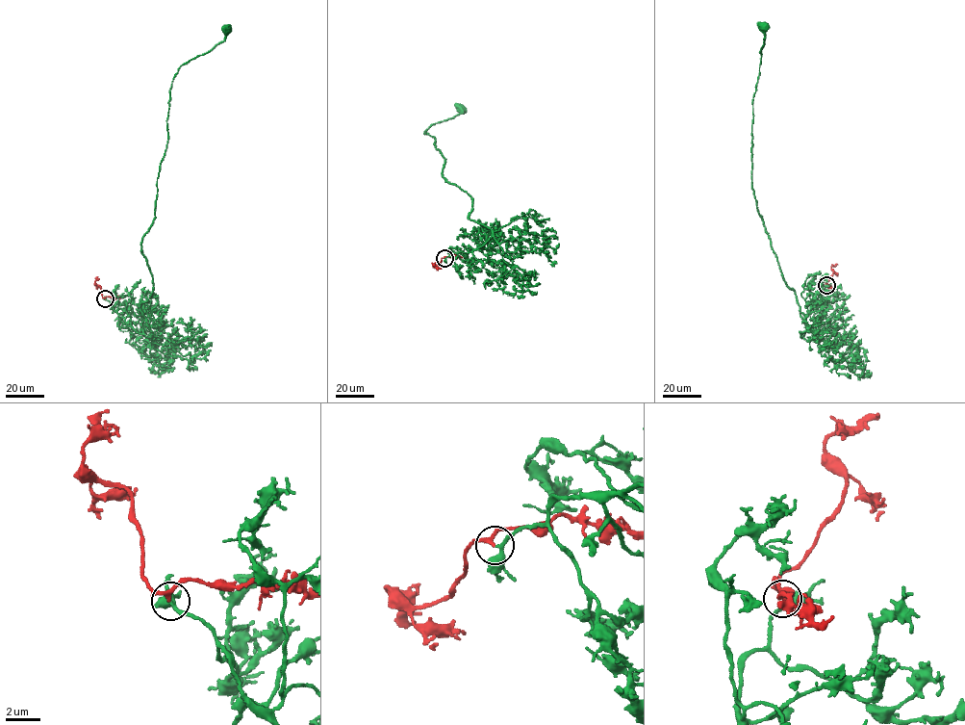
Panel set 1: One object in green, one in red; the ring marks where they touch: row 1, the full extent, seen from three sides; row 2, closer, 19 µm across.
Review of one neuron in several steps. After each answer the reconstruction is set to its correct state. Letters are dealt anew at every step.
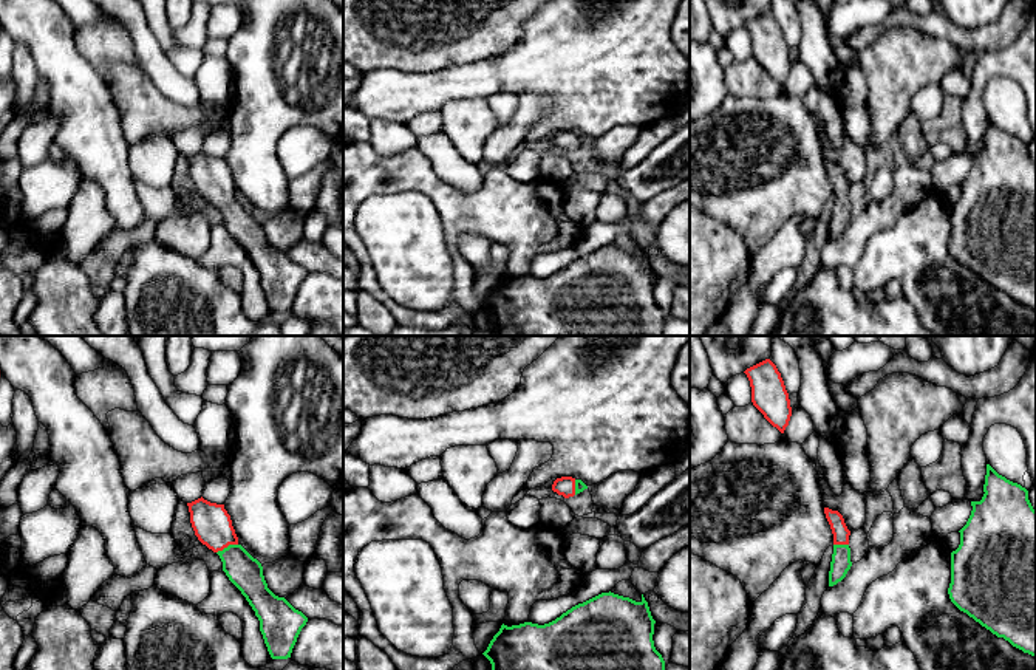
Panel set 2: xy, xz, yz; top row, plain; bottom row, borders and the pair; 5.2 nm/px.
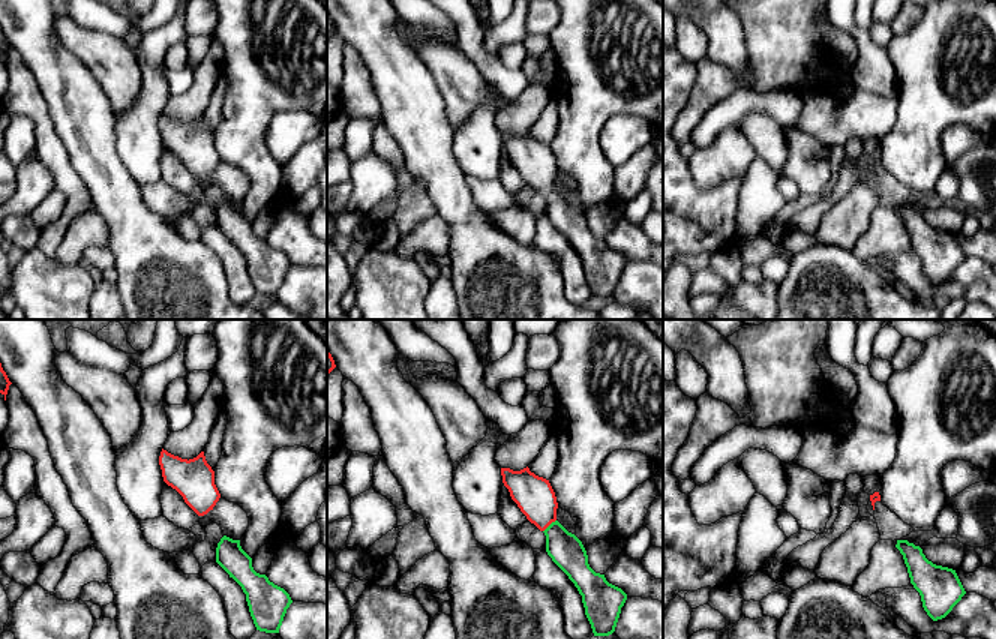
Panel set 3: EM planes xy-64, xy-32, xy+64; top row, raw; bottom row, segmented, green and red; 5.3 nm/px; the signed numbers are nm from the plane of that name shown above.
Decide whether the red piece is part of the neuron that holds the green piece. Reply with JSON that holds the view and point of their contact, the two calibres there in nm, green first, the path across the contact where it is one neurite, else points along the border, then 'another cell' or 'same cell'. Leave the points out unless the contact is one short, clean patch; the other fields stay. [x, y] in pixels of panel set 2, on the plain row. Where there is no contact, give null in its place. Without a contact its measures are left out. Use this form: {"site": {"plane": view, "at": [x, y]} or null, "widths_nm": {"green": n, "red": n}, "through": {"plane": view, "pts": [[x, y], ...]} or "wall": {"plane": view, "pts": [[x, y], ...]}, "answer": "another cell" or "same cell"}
{"site": {"plane": "xy", "at": [228, 200]}, "widths_nm": {"green": 180, "red": 200}, "through": {"plane": "xy", "pts": [[246, 226], [228, 200], [212, 178]]}, "answer": "same cell"}

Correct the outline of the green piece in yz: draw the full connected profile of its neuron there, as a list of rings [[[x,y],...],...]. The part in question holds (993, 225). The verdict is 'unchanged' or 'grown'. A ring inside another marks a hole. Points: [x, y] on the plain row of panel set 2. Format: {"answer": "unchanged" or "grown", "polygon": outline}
{"answer": "unchanged", "polygon": [[[987,118],[980,155],[959,184],[960,198],[951,206],[951,255],[997,291],[1036,309],[1036,164],[1028,144]]]}

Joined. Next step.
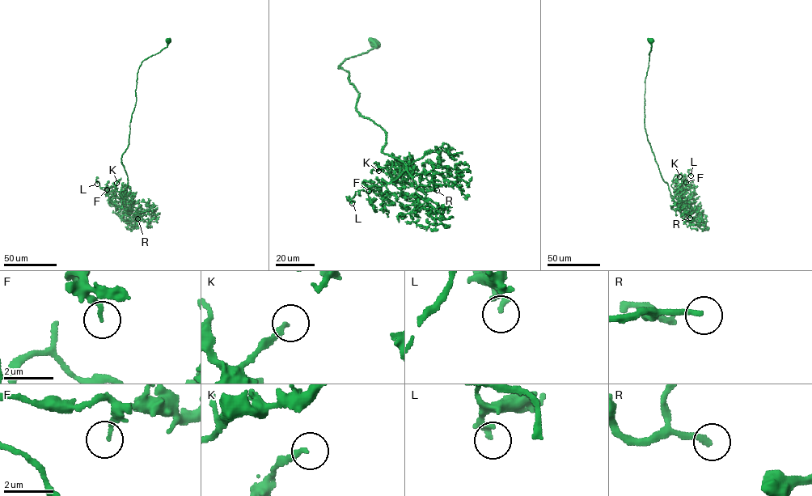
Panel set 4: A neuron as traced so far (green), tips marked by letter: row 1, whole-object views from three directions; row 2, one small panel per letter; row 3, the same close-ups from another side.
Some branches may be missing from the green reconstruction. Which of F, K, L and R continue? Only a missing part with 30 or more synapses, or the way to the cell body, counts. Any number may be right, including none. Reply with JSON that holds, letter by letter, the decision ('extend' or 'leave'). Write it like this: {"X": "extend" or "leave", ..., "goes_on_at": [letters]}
{"F": "leave", "K": "extend", "L": "leave", "R": "extend", "goes_on_at": ["K", "R"]}

